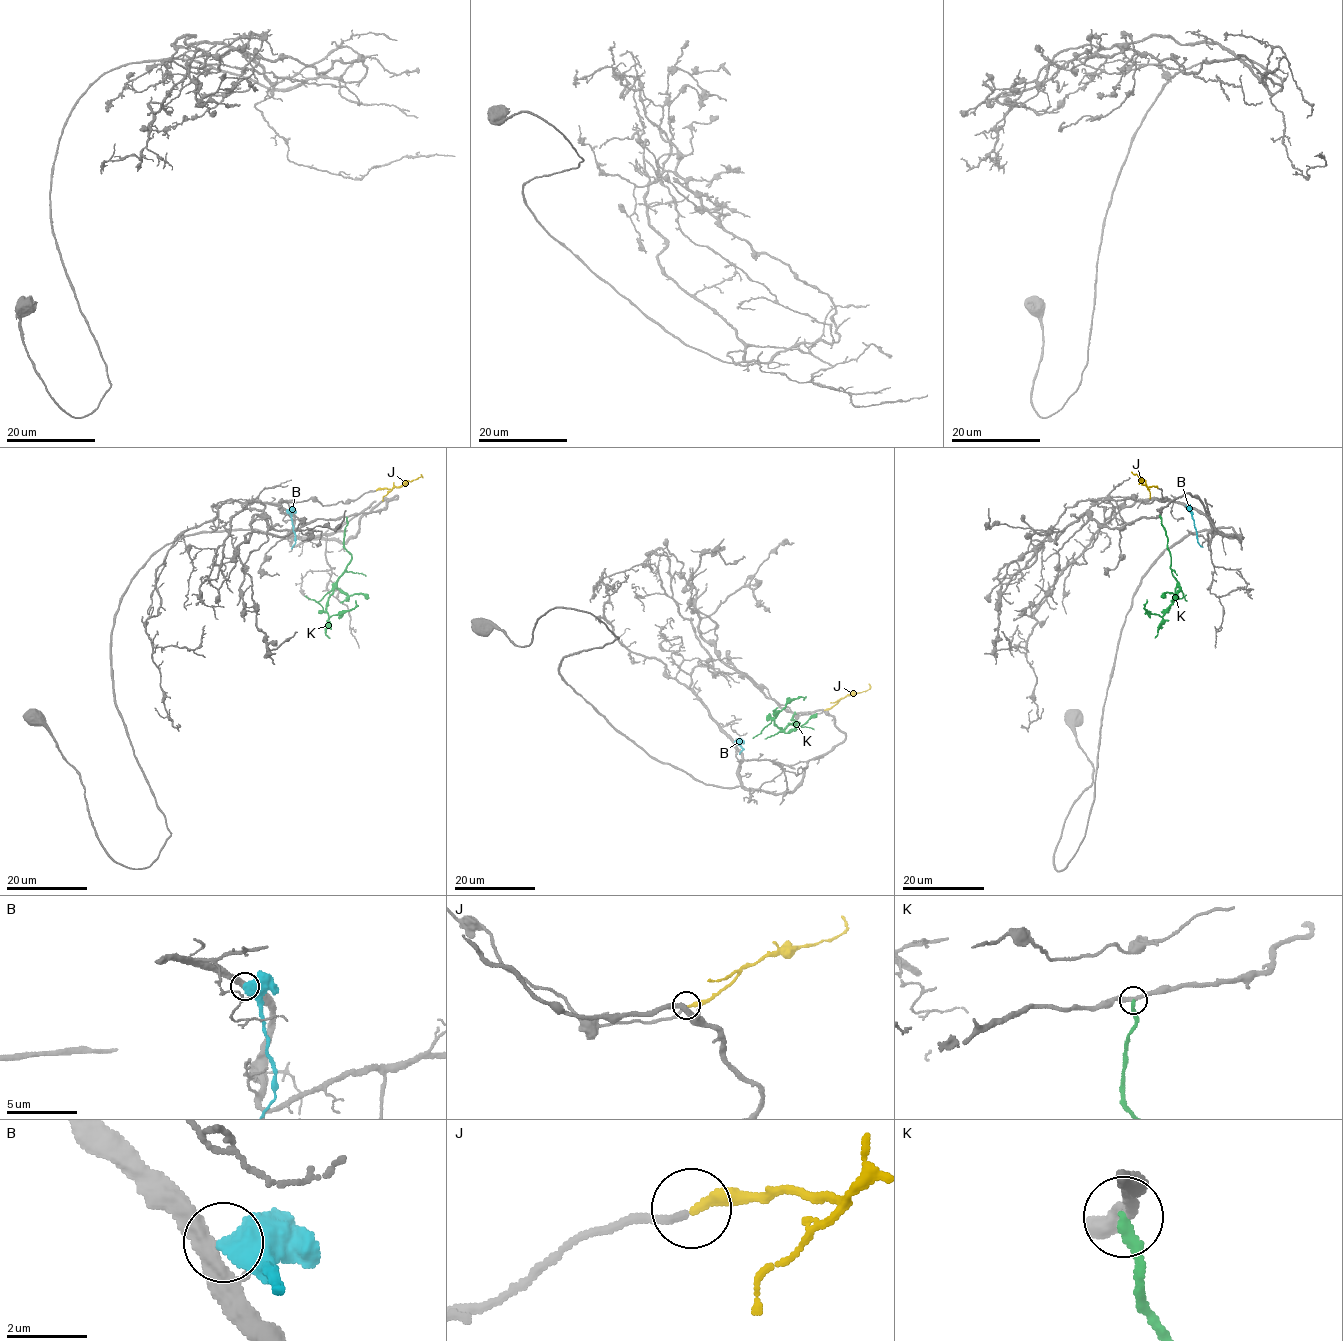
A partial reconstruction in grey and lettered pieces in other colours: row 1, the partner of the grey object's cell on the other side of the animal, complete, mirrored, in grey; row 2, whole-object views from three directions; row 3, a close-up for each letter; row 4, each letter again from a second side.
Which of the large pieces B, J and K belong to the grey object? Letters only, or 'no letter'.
J

